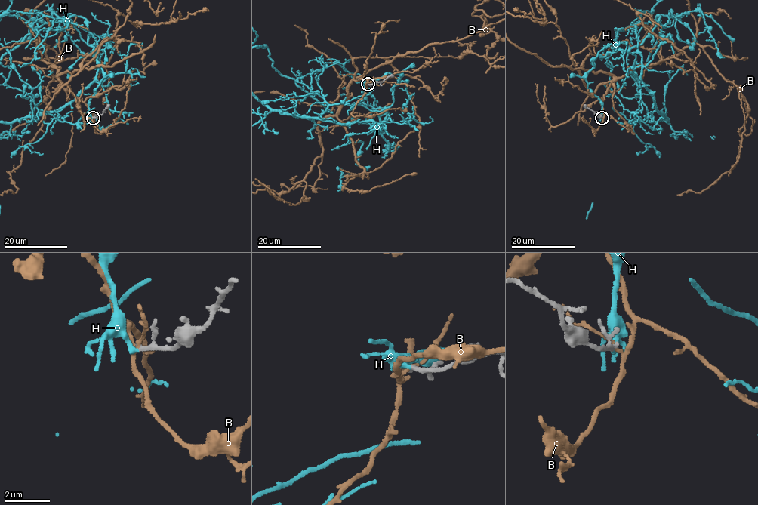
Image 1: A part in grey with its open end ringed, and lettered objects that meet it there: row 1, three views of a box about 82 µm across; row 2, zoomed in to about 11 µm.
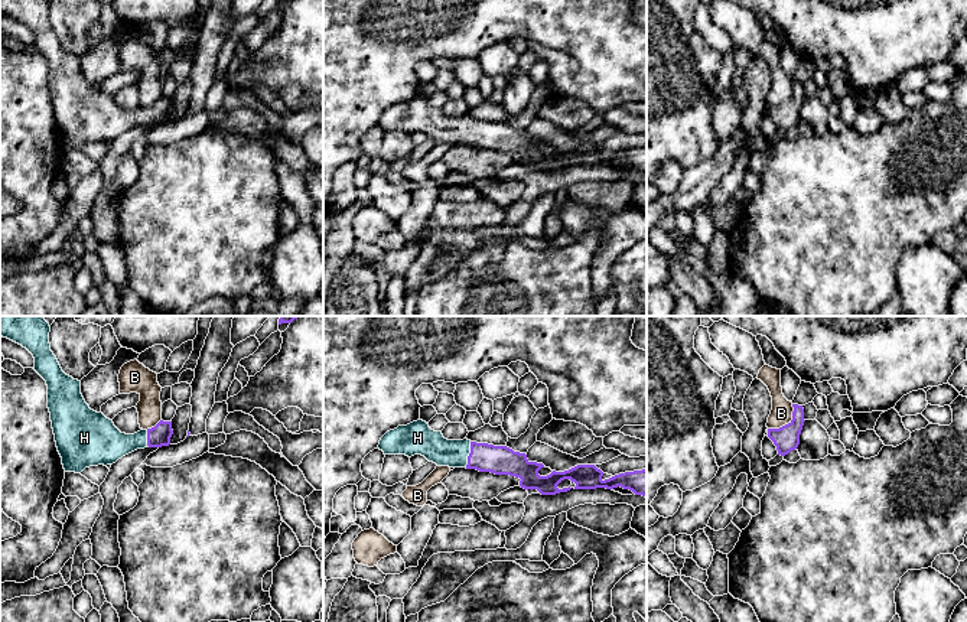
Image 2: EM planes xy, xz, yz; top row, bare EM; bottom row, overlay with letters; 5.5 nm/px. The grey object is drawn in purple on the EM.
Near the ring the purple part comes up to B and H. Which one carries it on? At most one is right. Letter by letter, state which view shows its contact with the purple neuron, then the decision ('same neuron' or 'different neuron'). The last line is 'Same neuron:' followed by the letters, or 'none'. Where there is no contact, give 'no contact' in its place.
B: yz | different neuron
H: xz | same neuron
Same neuron: H

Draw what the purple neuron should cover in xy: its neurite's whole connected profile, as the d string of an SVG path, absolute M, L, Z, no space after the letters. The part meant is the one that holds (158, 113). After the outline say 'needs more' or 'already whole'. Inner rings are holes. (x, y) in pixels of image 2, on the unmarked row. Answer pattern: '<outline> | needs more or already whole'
M0 0L0 13L26 25L35 35L35 48L46 58L48 85L65 149L113 141L144 124L170 121L172 98L134 111L121 110L102 89L89 85L81 71L81 58L66 52L51 27L49 0Z | needs more

